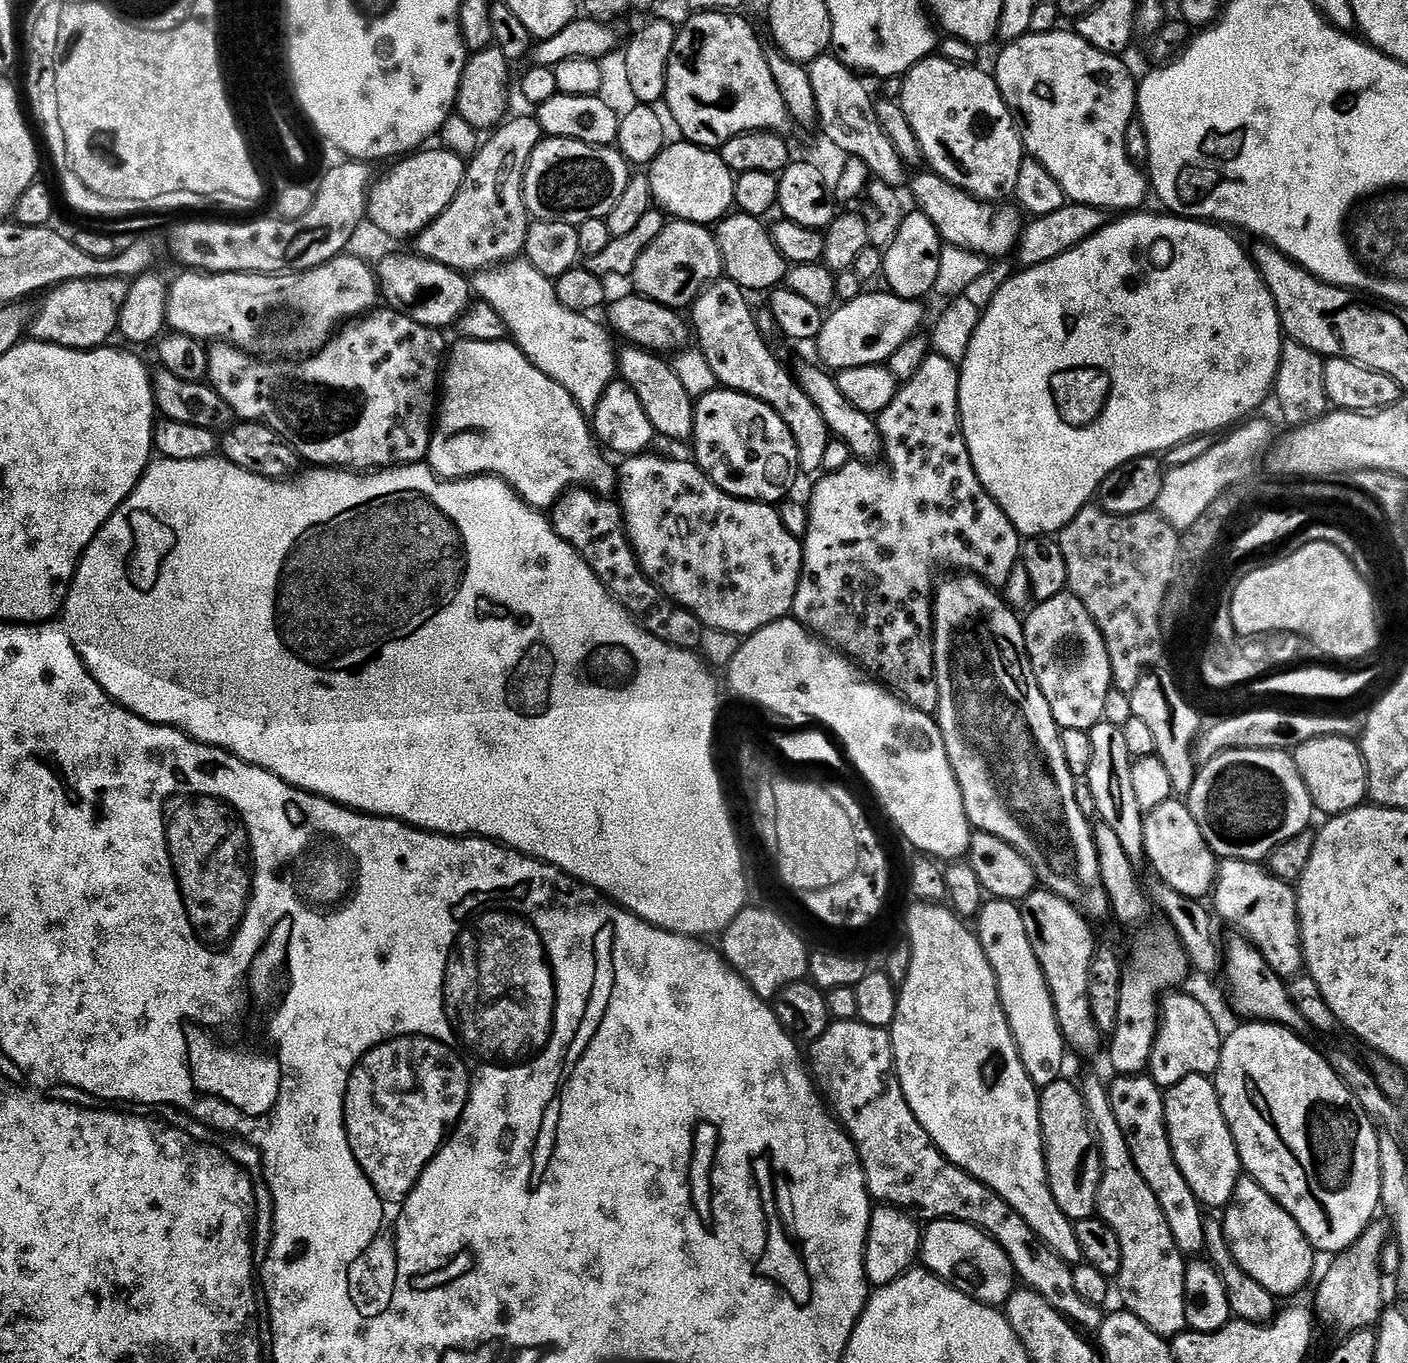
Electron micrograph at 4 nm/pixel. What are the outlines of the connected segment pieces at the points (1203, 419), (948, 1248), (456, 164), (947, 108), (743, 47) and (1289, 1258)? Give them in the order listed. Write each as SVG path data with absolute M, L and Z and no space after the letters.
M1136 210L1131 214L1124 214L1121 220L1105 223L1104 227L1090 238L1086 238L1086 242L1082 242L1077 248L1072 248L1066 254L1062 254L1058 258L1054 258L1045 264L1039 264L1033 268L1026 268L1017 271L1017 276L1012 276L996 293L992 296L992 301L988 304L988 309L983 309L977 329L974 330L973 337L970 339L969 349L965 354L962 364L959 365L960 370L960 425L964 431L966 438L966 446L970 450L970 458L974 470L978 474L978 478L982 482L982 486L996 500L996 504L1004 513L1006 518L1010 518L1010 522L1020 533L1021 537L1055 537L1063 528L1071 523L1083 508L1089 507L1097 499L1100 488L1104 484L1112 472L1118 471L1126 463L1132 460L1142 459L1144 456L1156 456L1176 448L1180 444L1185 444L1187 440L1193 436L1208 436L1212 432L1223 433L1225 430L1231 429L1233 426L1239 425L1241 422L1247 421L1249 417L1263 406L1267 400L1273 395L1276 386L1276 375L1278 374L1278 366L1280 365L1280 352L1284 349L1284 329L1280 326L1280 314L1278 306L1266 282L1262 278L1262 274L1256 269L1256 263L1253 262L1249 249L1243 248L1234 237L1233 233L1227 227L1221 226L1216 222L1205 222L1203 220L1189 220L1179 214L1163 214L1164 216L1155 216L1152 212L1144 212L1145 210Z
M961 1220L931 1221L920 1237L918 1260L933 1276L988 1307L1005 1307L1016 1289L1015 1268L1000 1244L980 1228Z
M443 146L431 148L401 159L397 163L400 165L389 176L384 176L381 180L379 177L371 189L367 215L393 238L419 236L420 231L429 228L460 193L466 171L465 157L459 156L457 152L449 152Z
M933 54L918 62L902 80L898 97L900 108L905 112L913 128L927 167L937 172L943 180L971 192L977 200L1004 202L1015 197L1018 186L1018 170L1026 159L1024 142L1015 115L1002 98L1000 88L991 75L979 72L979 67L955 64Z
M701 11L693 15L693 20L688 20L677 31L676 45L672 51L672 57L668 63L668 91L666 93L666 108L673 112L674 118L678 120L678 125L682 128L684 140L690 144L697 144L699 148L711 148L719 150L724 145L729 144L735 136L747 136L749 132L771 132L773 134L783 133L784 127L790 124L790 117L786 102L782 98L782 93L778 90L778 85L774 82L774 77L768 65L766 48L760 45L760 40L756 37L756 32L743 20L742 15L729 14L727 11Z
M1241 1178L1237 1182L1232 1200L1223 1209L1222 1219L1226 1242L1230 1242L1236 1264L1242 1266L1254 1282L1266 1286L1271 1296L1292 1296L1307 1286L1318 1259L1317 1253L1306 1234L1302 1234L1298 1222L1294 1222L1287 1210L1273 1196L1266 1194L1256 1180Z

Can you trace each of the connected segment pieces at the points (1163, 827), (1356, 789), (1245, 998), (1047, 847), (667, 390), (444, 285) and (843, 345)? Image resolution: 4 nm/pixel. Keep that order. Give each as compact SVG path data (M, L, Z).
M1173 798L1162 802L1144 818L1144 856L1152 863L1159 879L1169 884L1178 894L1189 896L1192 900L1203 901L1204 895L1213 891L1216 882L1218 857L1212 847L1202 838L1194 814L1188 812L1183 799Z
M1348 736L1310 738L1294 749L1298 774L1306 782L1306 795L1312 807L1325 817L1340 816L1361 807L1368 800L1368 770L1359 743Z
M1232 934L1228 944L1226 940L1226 951L1222 965L1222 977L1228 983L1228 1004L1244 1016L1248 1022L1267 1022L1269 1024L1281 1024L1284 1028L1291 1028L1297 1034L1309 1031L1302 1014L1290 1002L1287 983L1266 962L1263 954L1253 948L1252 941L1240 934Z
M948 574L944 581L937 583L934 588L932 601L932 623L934 625L934 643L936 646L936 681L938 682L938 706L934 716L942 730L942 738L946 742L946 754L950 758L950 766L956 775L958 786L962 790L962 802L966 806L968 823L973 829L994 834L994 838L1002 838L1010 846L1018 850L1030 862L1036 871L1036 879L1047 891L1066 898L1066 902L1076 905L1078 911L1089 921L1104 920L1112 912L1112 903L1108 900L1108 891L1102 882L1102 870L1098 862L1096 849L1096 833L1093 821L1084 817L1080 809L1080 800L1076 797L1077 777L1072 776L1070 766L1067 765L1066 756L1063 754L1061 728L1054 722L1054 714L1050 710L1050 702L1046 702L1046 694L1038 686L1038 678L1034 678L1032 663L1026 650L1024 641L1024 625L1021 617L1016 617L1008 609L1006 601L1000 597L1001 593L992 585L987 584L980 577L971 574Z
M628 346L625 349L625 352L621 351L618 356L618 372L623 383L629 384L634 390L634 394L638 394L638 402L642 402L642 410L646 410L650 422L656 427L657 433L661 437L665 436L668 440L687 441L692 435L692 427L696 421L696 409L694 399L686 392L685 386L682 386L682 380L676 373L675 367L664 361L667 359L661 358L655 352L648 351L647 348Z
M415 254L386 257L378 264L378 283L383 299L388 299L393 309L403 312L422 326L441 330L448 330L451 324L453 327L474 300L474 288L465 273Z
M891 291L868 292L865 296L853 295L852 300L839 305L836 313L824 321L818 341L823 363L832 370L870 368L883 365L909 339L915 337L924 324L924 304L903 300Z

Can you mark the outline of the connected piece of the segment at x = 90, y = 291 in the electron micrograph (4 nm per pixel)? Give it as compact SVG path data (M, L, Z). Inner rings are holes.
M110 277L71 280L56 285L43 297L45 300L40 313L31 317L31 339L42 344L57 344L63 348L81 350L107 345L111 341L108 339L117 335L122 306L128 297L128 285L127 279Z

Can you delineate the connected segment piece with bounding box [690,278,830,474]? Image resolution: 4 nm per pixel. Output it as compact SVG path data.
M727 278L715 280L701 292L690 306L690 324L699 351L725 389L744 392L755 400L761 400L780 415L796 443L801 473L819 473L824 466L830 439L826 418L822 418L822 410L818 410L818 406L814 406L814 402L810 402L810 398L800 389L795 375L787 372L780 365L779 358L768 349L769 341L760 332L757 313L752 313L744 296L747 296L745 289Z

